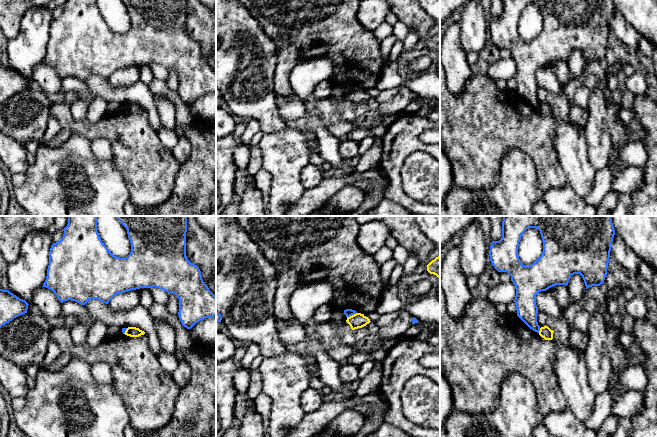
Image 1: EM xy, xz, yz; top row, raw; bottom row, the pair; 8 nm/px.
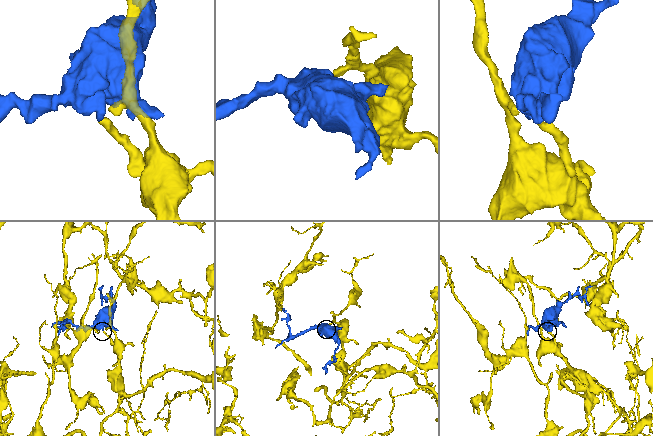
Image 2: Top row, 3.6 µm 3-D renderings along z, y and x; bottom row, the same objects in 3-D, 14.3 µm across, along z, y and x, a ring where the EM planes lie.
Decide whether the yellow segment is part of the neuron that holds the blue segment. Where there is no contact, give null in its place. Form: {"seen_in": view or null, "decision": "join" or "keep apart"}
{"seen_in": "xz", "decision": "keep apart"}

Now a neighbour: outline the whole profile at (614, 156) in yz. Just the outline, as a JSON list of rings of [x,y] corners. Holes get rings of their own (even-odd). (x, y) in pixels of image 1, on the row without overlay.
[[[613,147],[612,152],[609,157],[608,165],[614,165],[620,159],[619,149],[618,147]]]

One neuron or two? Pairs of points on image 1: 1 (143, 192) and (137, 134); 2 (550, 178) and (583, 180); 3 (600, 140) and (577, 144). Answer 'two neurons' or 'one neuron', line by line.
1: one neuron
2: two neurons
3: two neurons

